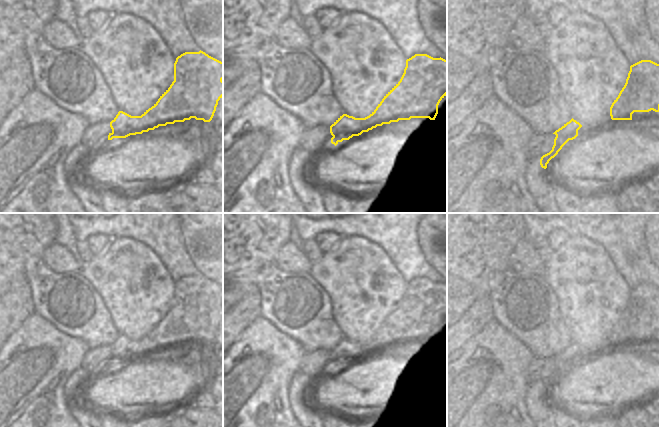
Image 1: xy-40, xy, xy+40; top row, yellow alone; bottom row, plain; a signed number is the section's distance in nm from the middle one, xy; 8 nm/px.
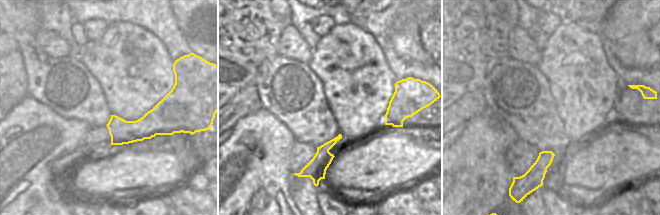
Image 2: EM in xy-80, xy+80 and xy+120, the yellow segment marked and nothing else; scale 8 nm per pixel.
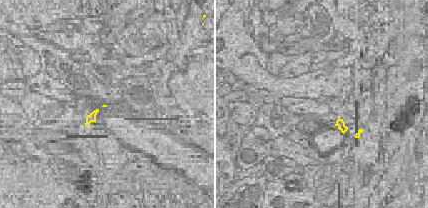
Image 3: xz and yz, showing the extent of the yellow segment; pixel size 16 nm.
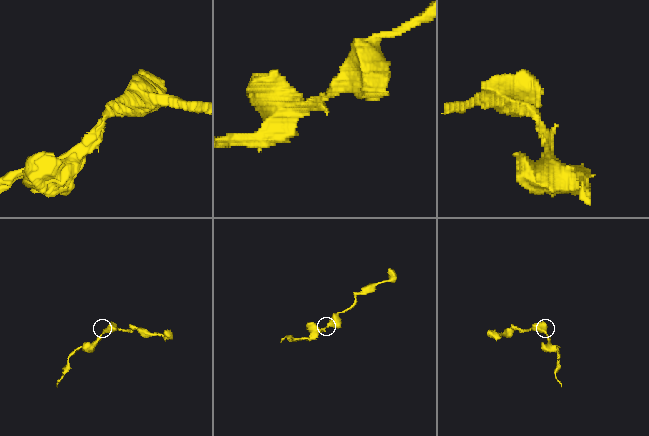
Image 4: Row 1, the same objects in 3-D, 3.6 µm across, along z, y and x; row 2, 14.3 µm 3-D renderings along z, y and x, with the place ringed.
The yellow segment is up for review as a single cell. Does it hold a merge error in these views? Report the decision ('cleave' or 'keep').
keep

